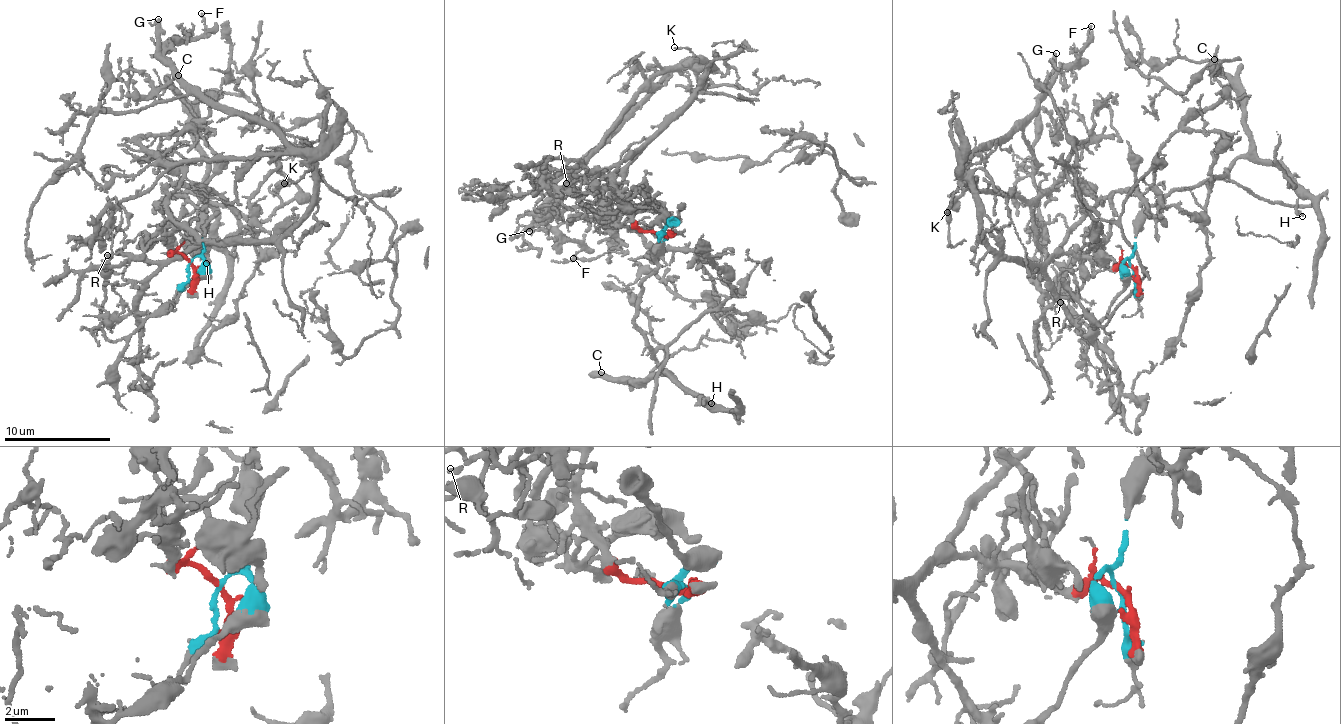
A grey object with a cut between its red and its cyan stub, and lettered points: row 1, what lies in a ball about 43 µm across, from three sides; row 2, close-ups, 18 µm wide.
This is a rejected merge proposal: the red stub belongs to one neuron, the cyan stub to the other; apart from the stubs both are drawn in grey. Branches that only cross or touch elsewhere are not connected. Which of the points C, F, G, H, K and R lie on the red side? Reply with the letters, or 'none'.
F, G, K, R

